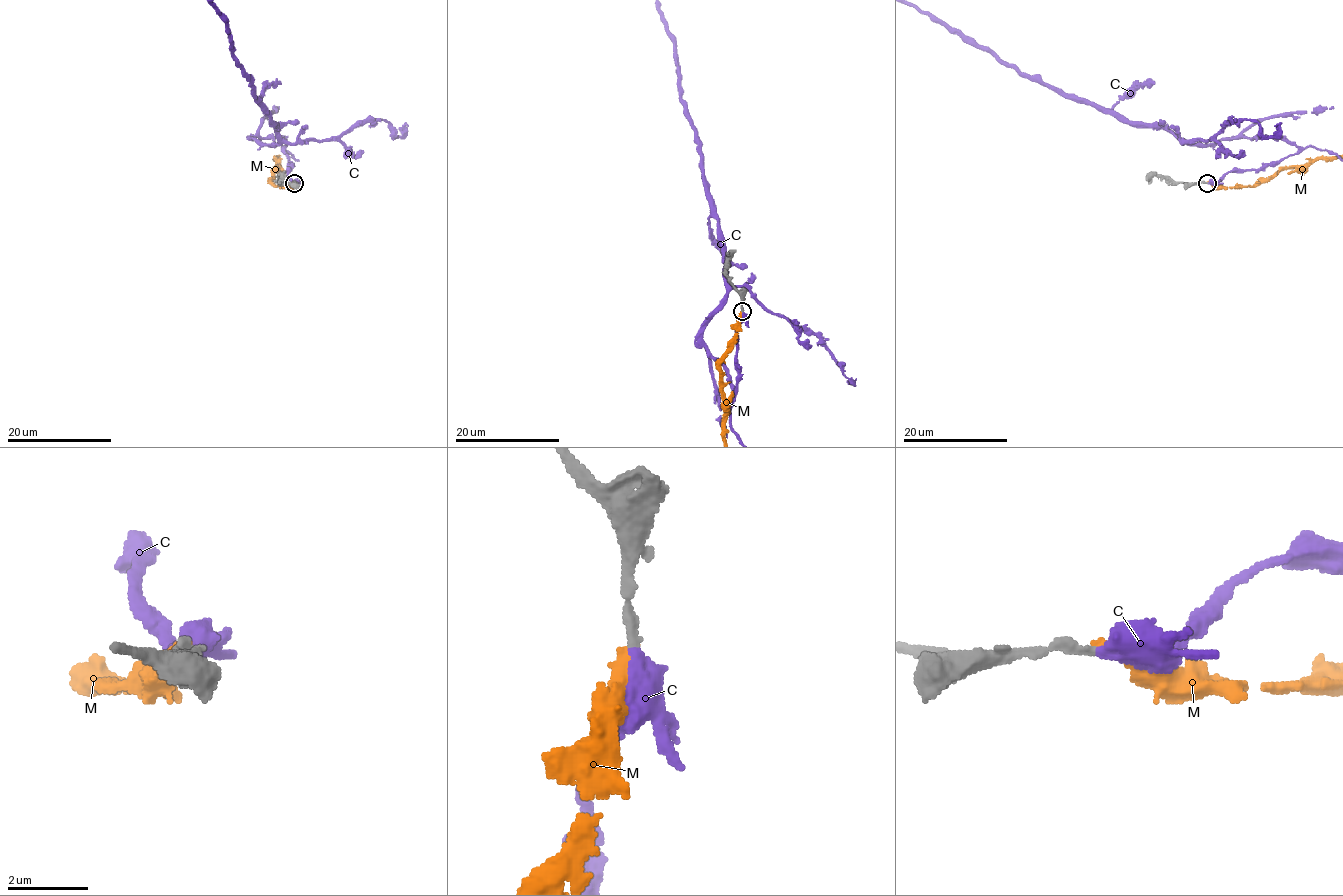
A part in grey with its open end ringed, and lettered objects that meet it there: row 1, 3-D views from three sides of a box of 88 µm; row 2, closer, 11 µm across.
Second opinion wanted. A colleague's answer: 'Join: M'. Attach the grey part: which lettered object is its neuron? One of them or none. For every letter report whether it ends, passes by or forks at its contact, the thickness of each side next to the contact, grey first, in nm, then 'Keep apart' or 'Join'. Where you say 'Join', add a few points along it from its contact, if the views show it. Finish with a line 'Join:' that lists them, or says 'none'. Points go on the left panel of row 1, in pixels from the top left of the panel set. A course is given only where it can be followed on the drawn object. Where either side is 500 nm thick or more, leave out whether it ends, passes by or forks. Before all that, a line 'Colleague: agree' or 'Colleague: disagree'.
Colleague: disagree
C: It ends there. Thickness 260 nm (grey) against 480 nm. Join
M: It ends there. Thickness 260 nm (grey) against 340 nm. Keep apart
Join: C

